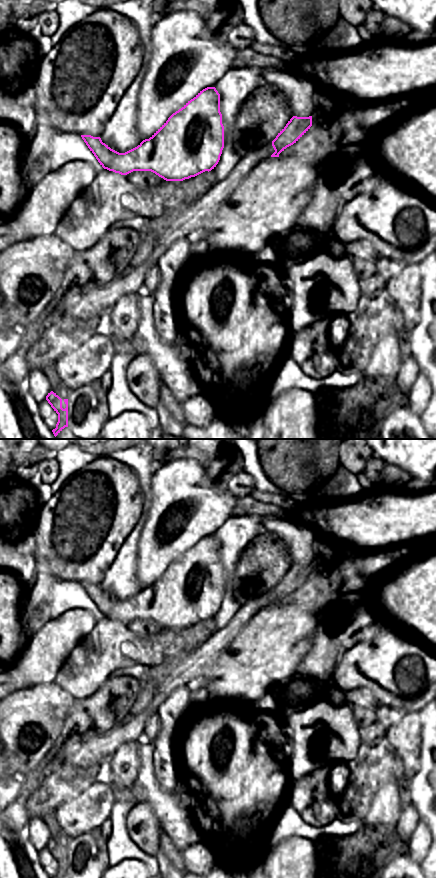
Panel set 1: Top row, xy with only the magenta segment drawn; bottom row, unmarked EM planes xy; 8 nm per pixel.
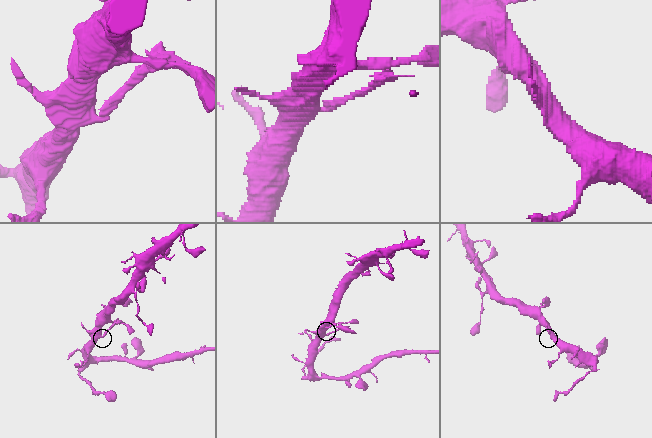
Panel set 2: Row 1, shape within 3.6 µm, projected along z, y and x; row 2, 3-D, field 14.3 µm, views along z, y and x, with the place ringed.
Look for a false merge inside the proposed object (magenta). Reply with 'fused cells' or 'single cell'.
single cell

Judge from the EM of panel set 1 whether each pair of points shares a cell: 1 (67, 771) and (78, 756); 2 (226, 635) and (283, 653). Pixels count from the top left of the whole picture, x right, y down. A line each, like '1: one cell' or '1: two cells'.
1: two cells
2: two cells

